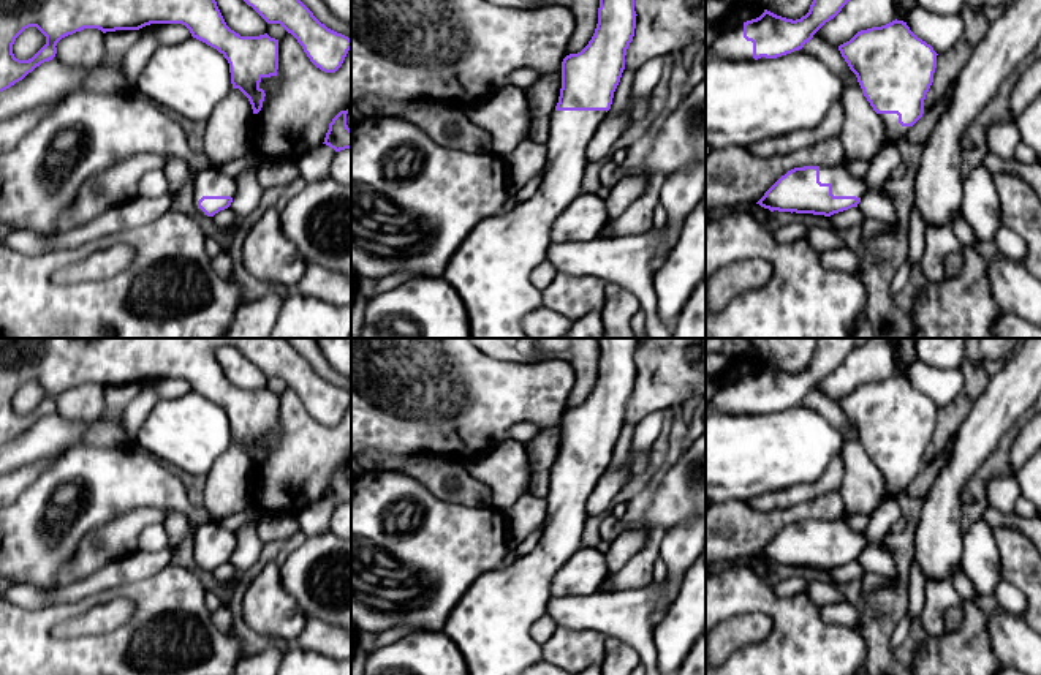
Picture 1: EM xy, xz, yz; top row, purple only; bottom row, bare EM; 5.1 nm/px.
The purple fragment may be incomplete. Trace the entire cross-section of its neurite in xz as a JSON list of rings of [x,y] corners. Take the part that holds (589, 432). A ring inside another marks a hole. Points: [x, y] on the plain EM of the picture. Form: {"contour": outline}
{"contour": [[[598,338],[595,387],[581,406],[562,416],[562,443],[549,474],[547,514],[538,545],[505,569],[479,575],[449,613],[441,632],[457,645],[468,675],[524,675],[527,667],[543,661],[543,647],[532,639],[530,628],[546,613],[557,571],[581,549],[587,498],[611,463],[634,390],[634,351],[639,343],[641,338]]]}

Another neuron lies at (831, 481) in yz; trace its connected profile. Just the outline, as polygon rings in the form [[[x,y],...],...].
[[[840,455],[834,457],[823,476],[812,484],[799,484],[782,492],[763,493],[748,501],[750,507],[758,512],[772,512],[775,509],[788,509],[816,496],[840,492],[845,476],[845,462]]]

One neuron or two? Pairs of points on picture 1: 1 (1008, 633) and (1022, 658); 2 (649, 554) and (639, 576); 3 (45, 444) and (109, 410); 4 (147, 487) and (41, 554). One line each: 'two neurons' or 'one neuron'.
1: one neuron
2: one neuron
3: one neuron
4: one neuron

